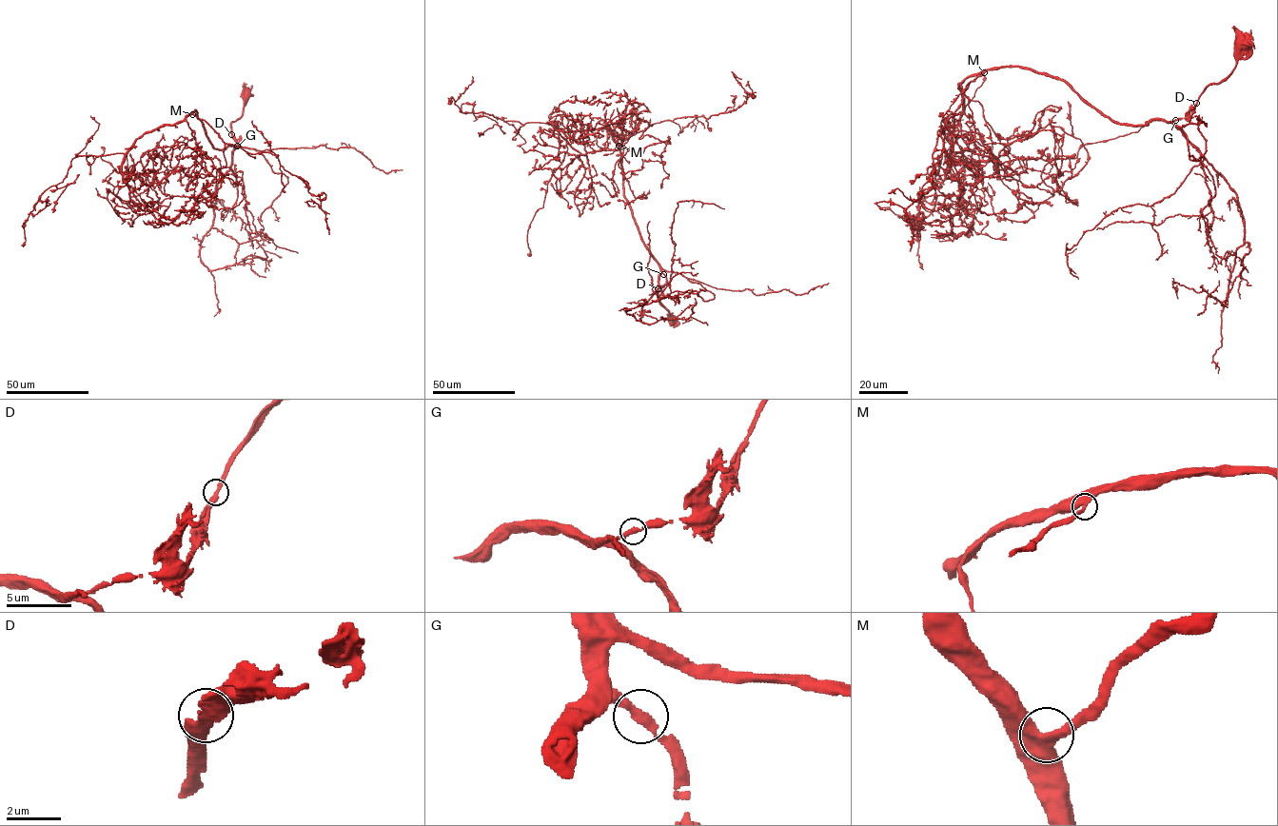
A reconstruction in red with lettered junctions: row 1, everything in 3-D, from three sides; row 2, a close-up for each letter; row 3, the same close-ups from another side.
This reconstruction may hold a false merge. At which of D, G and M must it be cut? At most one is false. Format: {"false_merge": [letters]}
{"false_merge": []}

